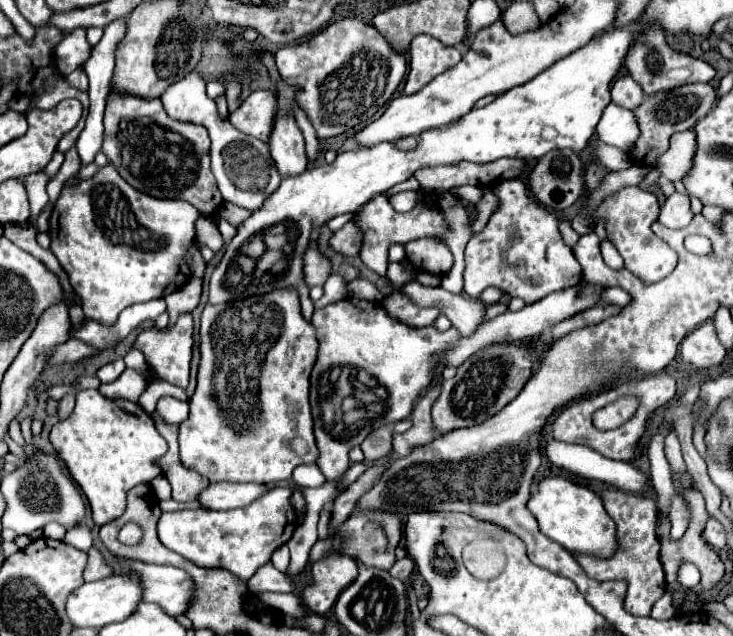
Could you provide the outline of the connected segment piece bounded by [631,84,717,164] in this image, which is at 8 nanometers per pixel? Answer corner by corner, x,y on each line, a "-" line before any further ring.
687,84
685,88
675,88
673,92
659,92
659,96
649,96
643,100
641,108
637,108
635,116
639,120
641,136
637,140
637,148
631,152
631,160
635,164
655,164
657,156
669,148
669,138
675,132
691,130
703,116
709,114
709,110
717,102
717,92
709,84

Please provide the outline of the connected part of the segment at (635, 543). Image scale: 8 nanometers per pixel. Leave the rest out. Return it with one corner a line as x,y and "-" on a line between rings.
615,488
603,490
601,498
607,512
617,522
617,536
621,540
621,548
617,550
617,556
609,560
591,560
591,556
575,556
575,560
595,580
625,580
625,610
637,616
647,616
653,604
663,596
663,568
659,562
659,538
655,534
655,522
659,514
657,500
653,496
637,496

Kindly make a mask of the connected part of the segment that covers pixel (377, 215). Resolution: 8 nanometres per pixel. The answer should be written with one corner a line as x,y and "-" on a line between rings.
375,196
365,208
361,208
359,212
355,212
353,218
357,224
361,224
363,232
365,232
365,240
363,240
363,248
361,248
361,260
365,262
365,266
369,270
373,270
375,274
385,277
389,264
387,258
387,250
391,244
405,244
409,240
415,238
423,238
423,236
441,236
447,230
447,220
445,214
439,208
431,208
431,206
415,206
409,212
395,212
393,206
389,204
387,196

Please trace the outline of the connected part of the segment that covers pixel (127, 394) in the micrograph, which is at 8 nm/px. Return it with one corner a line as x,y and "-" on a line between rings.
147,366
145,370
131,370
127,368
119,380
109,382
109,384
101,384
99,392
105,398
125,398
125,400
133,400
137,402
139,396
147,390
147,386
157,378
155,372
151,372
151,368

